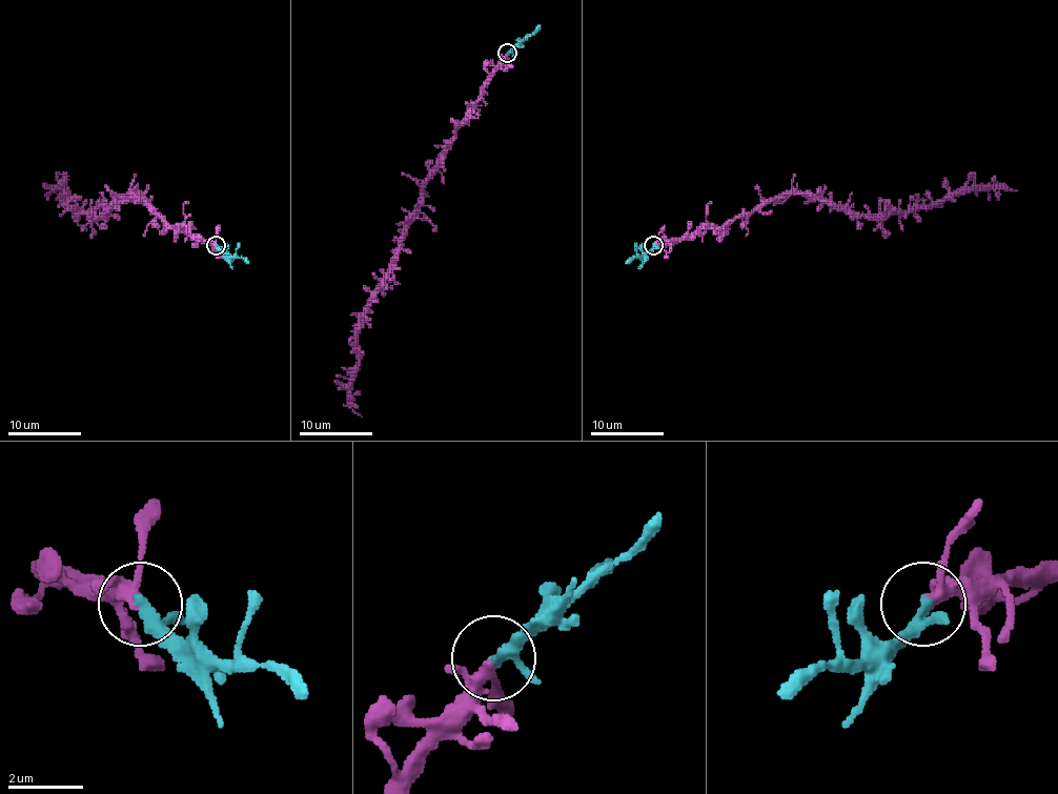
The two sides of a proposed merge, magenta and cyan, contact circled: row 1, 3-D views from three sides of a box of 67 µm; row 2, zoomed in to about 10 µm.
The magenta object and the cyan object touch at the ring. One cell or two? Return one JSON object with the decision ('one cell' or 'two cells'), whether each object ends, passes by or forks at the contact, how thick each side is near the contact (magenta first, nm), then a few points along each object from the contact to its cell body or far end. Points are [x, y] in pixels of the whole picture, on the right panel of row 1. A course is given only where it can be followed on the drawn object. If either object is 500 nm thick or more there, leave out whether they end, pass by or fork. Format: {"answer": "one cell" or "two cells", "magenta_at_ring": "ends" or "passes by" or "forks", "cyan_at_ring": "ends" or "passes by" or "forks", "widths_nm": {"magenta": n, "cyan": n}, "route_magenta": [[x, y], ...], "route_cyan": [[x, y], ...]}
{"answer": "one cell", "magenta_at_ring": "forks", "cyan_at_ring": "passes by", "widths_nm": {"magenta": 180, "cyan": 240}, "route_magenta": [[653, 245], [680, 241], [703, 227], [724, 227], [786, 194], [890, 216], [987, 188], [1017, 190]], "route_cyan": [[653, 245], [644, 256], [631, 258], [626, 263]]}

